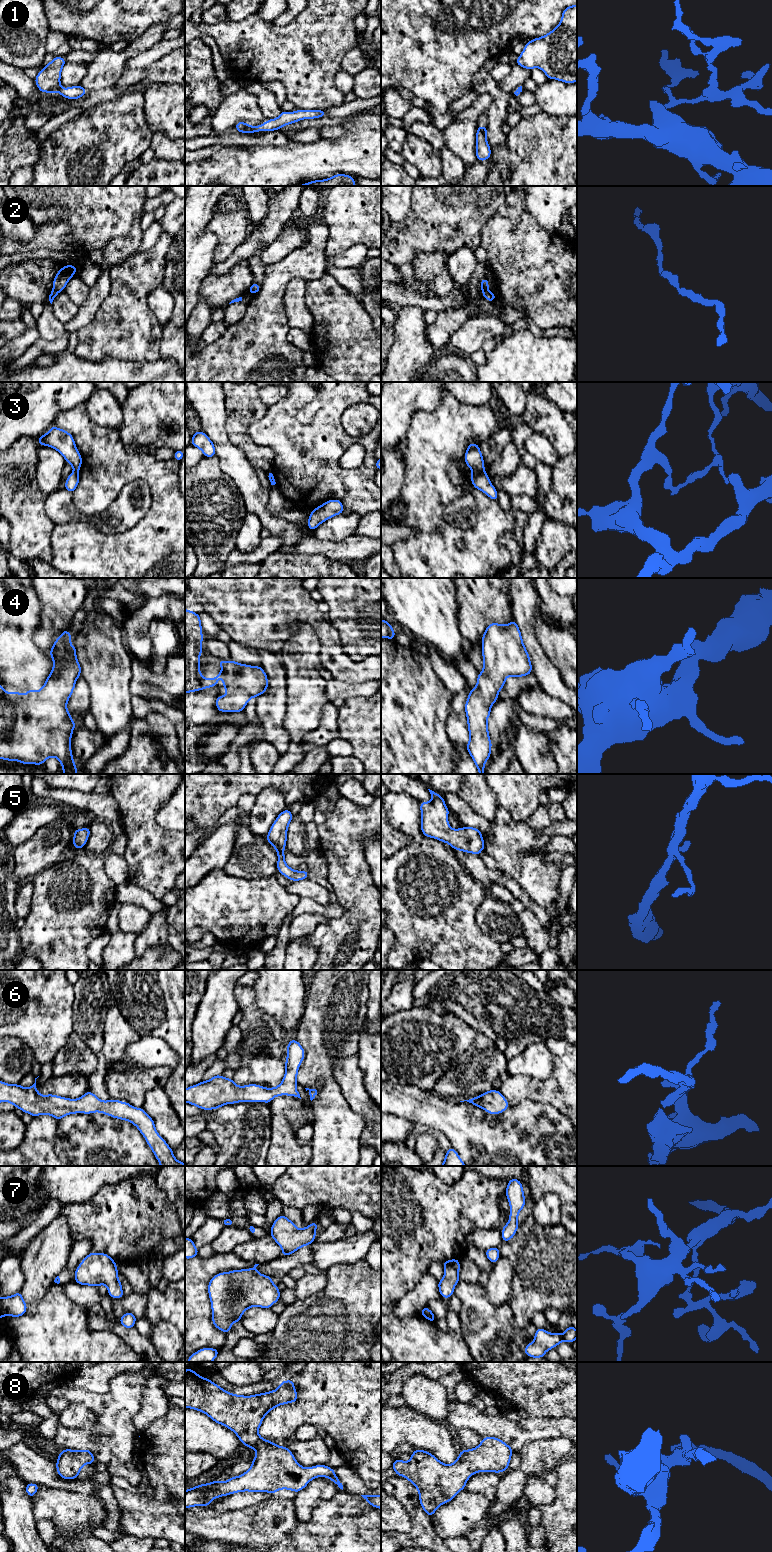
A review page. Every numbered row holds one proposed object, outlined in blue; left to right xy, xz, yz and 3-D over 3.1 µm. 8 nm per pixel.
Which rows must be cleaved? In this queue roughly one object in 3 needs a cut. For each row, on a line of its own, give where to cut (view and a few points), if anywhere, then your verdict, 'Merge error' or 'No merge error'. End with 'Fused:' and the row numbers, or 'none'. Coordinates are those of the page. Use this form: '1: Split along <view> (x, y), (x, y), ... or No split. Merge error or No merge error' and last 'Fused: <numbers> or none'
1: No split. No merge error
2: Split along xy (53, 289), (57, 292). Merge error
3: Split along yz (473, 471), (483, 472). Merge error
4: No split. No merge error
5: No split. No merge error
6: No split. No merge error
7: No split. No merge error
8: No split. No merge error
Fused: 2, 3

